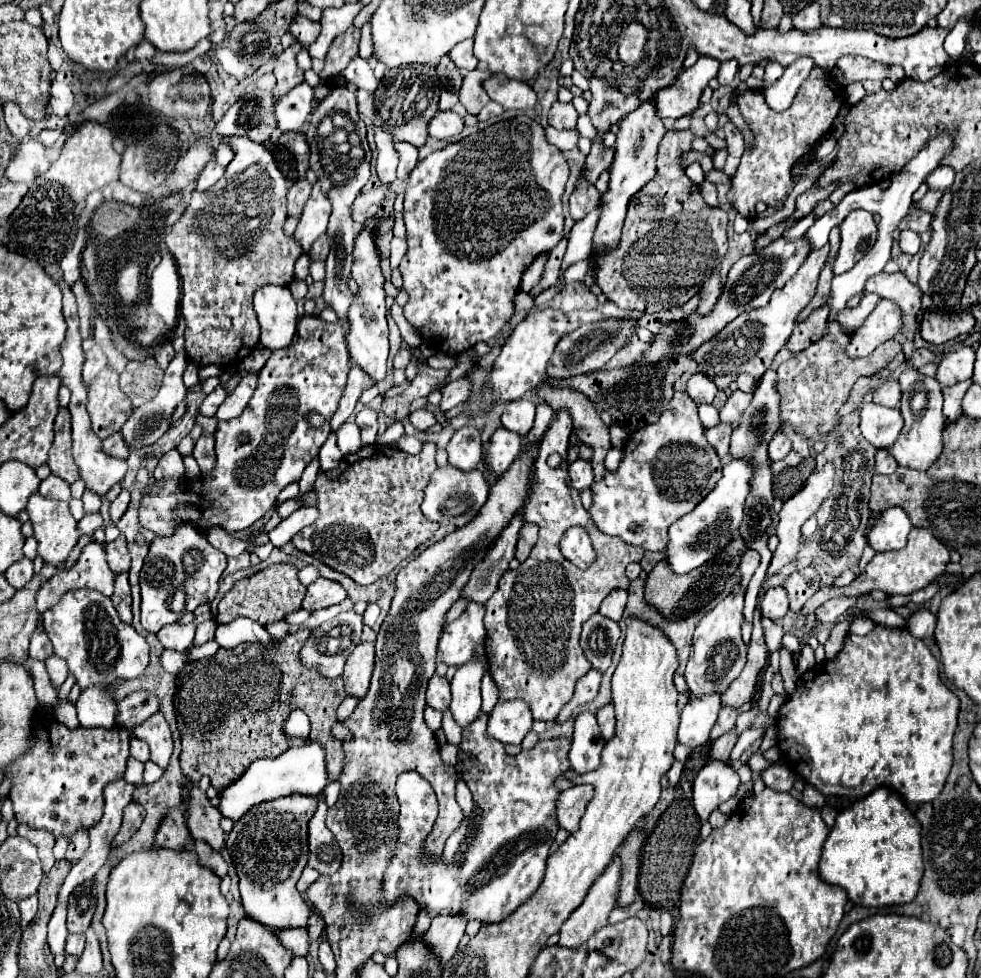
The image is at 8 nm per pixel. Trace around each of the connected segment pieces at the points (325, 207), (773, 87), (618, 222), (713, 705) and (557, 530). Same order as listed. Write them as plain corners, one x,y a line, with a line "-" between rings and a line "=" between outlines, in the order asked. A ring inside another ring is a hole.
314,183
312,187
312,195
310,199
306,201
304,205
304,211
302,211
302,217
300,217
300,223
294,231
294,237
296,241
302,245
302,249
308,253
312,243
322,235
326,233
326,227
328,227
328,217
330,217
330,201
328,197
322,193
320,185
=
802,57
786,67
784,75
776,83
766,83
762,89
762,95
770,109
784,111
792,105
800,83
810,75
810,69
814,67
814,61
808,57
=
644,101
636,111
632,111
622,123
620,133
616,139
616,153
614,153
614,165
610,165
610,187
602,195
602,213
594,231
594,245
592,245
592,257
604,255
608,251
614,251
620,241
622,223
626,217
628,201
634,193
638,193
654,175
656,175
656,153
658,143
662,141
666,129
662,119
656,115
654,101
=
712,693
706,697
690,697
688,705
680,713
680,727
678,727
678,743
688,745
692,749
704,745
708,741
710,729
716,723
720,711
720,695
=
556,413
544,433
536,463
536,483
530,493
530,501
524,507
524,521
540,527
538,541
518,569
508,569
502,575
496,593
486,601
484,615
484,645
490,675
500,689
500,701
526,701
536,721
554,721
558,711
572,699
576,681
592,669
578,643
580,629
584,621
598,611
602,599
612,589
626,589
630,585
630,579
624,573
626,565
640,561
644,555
644,549
626,545
620,537
600,533
590,523
590,515
580,503
580,491
576,491
568,479
570,431
572,421
568,413
-
550,453
560,453
562,463
558,469
548,467
546,459
-
572,525
582,525
588,529
598,555
596,563
584,571
566,561
558,549
564,531

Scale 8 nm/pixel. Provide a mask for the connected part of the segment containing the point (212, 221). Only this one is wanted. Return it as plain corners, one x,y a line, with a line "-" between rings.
248,137
224,139
236,149
224,177
206,191
192,191
192,199
182,217
164,231
164,243
172,253
182,281
182,315
186,321
186,355
196,367
222,365
236,369
258,347
258,321
252,309
254,291
260,285
290,285
294,263
302,255
294,237
284,233
286,223
286,177
276,167
272,153

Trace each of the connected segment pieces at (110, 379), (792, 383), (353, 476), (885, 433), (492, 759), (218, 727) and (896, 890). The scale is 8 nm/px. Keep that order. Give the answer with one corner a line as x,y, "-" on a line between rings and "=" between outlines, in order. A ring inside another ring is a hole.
102,369
94,383
88,389
88,405
86,405
92,421
92,431
104,441
106,437
120,431
132,413
130,401
122,395
118,387
118,373
112,369
=
834,321
828,327
828,333
812,343
808,349
798,353
798,357
792,357
790,361
784,361
778,367
778,393
782,397
782,423
790,421
794,431
802,433
806,439
816,437
820,433
828,433
838,423
838,409
848,399
848,393
852,385
859,377
876,375
902,351
898,341
886,341
878,345
868,357
864,359
850,359
846,355
846,347
850,343
850,335
842,333
842,327
=
374,443
374,445
362,447
358,453
344,455
336,469
318,471
314,489
316,489
316,509
320,515
312,525
300,529
292,537
294,547
322,561
330,569
336,569
348,575
358,585
372,585
380,577
392,573
438,529
438,523
430,523
420,511
424,487
428,485
430,475
436,469
434,453
436,453
434,443
424,443
418,455
404,453
394,445
=
864,403
860,409
860,433
876,449
890,449
902,431
902,415
898,409
=
480,713
478,719
474,719
466,729
462,729
462,753
470,755
468,761
464,761
462,777
468,789
472,791
474,805
480,809
480,823
476,835
470,839
470,845
466,851
458,851
454,859
448,863
444,857
434,857
424,851
424,839
430,835
434,821
436,821
436,795
432,785
422,779
418,773
408,771
398,777
396,783
396,795
400,803
400,817
398,817
398,841
394,855
388,863
388,869
382,879
382,899
380,903
390,907
402,897
414,897
420,909
428,911
430,917
446,915
446,913
462,913
466,921
480,921
480,923
500,923
508,915
512,915
524,901
528,901
534,891
540,887
544,879
546,859
550,855
550,845
558,833
558,821
556,821
556,799
560,791
554,787
556,777
564,775
570,769
570,739
568,737
556,737
556,739
542,739
534,749
522,751
516,757
506,755
504,745
500,741
494,741
486,733
486,713
=
300,629
298,633
288,633
280,641
272,641
270,645
238,645
234,649
218,649
214,657
206,661
190,661
178,675
178,691
176,691
176,717
178,729
182,733
182,773
188,781
200,781
202,775
212,779
212,787
222,793
230,781
238,779
246,765
256,759
278,757
284,749
292,745
302,745
304,739
288,737
284,733
284,723
294,709
302,709
310,719
310,741
320,743
326,749
328,763
328,779
336,781
342,769
342,743
330,735
332,725
336,723
336,709
346,697
342,677
326,679
312,669
306,669
300,661
300,651
304,641
310,637
310,629
=
888,787
874,789
872,797
866,795
856,801
850,809
836,817
826,843
822,847
818,873
822,881
838,885
848,893
854,905
862,907
884,907
884,905
904,905
912,903
922,879
922,847
920,847
920,825
914,813
904,805
902,797

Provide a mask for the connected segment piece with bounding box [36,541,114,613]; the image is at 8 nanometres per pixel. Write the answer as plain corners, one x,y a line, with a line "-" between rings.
96,541
88,543
82,549
82,555
72,569
58,571
48,583
40,587
40,591
36,593
38,611
44,613
46,609
54,607
56,601
60,601
66,591
80,589
80,587
88,587
102,593
104,597
112,597
114,573
106,563
104,545

